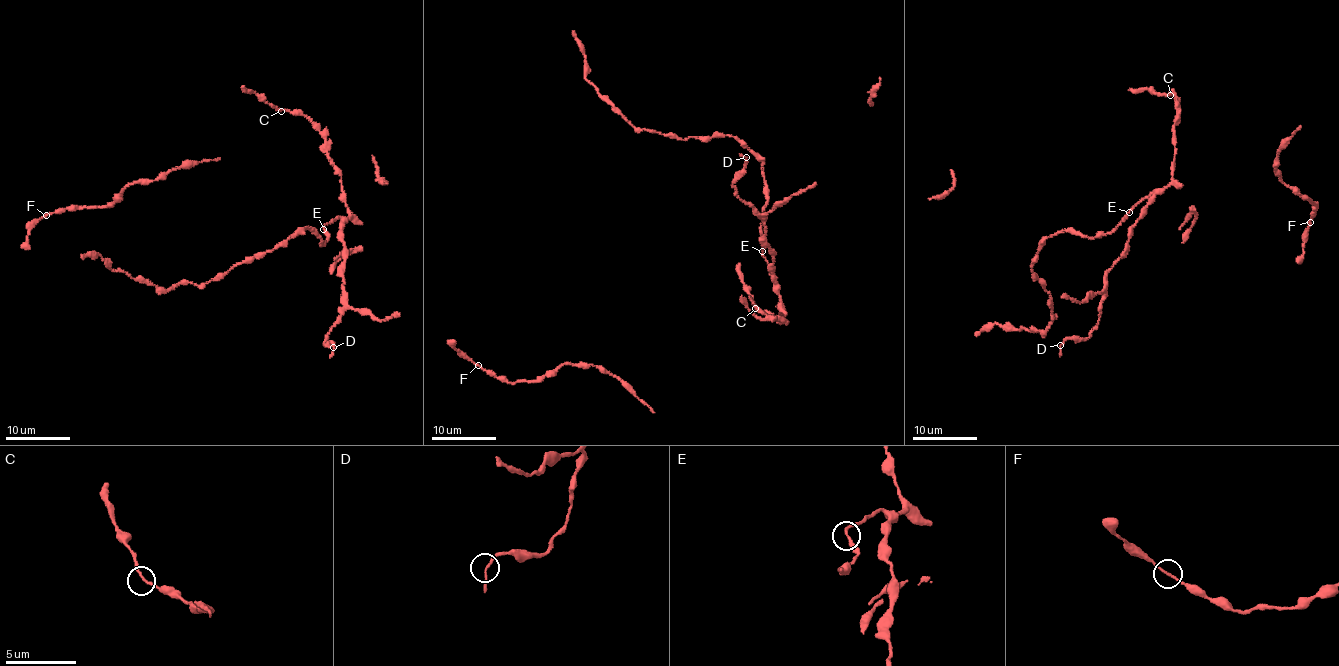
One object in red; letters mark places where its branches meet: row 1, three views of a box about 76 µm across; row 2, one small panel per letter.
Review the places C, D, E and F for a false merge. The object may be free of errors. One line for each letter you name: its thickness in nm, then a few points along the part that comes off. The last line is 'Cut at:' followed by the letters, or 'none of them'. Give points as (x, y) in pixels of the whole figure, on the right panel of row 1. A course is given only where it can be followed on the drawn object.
Cut at: none of them

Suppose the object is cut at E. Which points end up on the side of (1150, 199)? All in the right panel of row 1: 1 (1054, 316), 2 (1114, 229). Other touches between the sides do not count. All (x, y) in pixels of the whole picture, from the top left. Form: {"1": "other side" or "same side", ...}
{"1": "other side", "2": "other side"}

